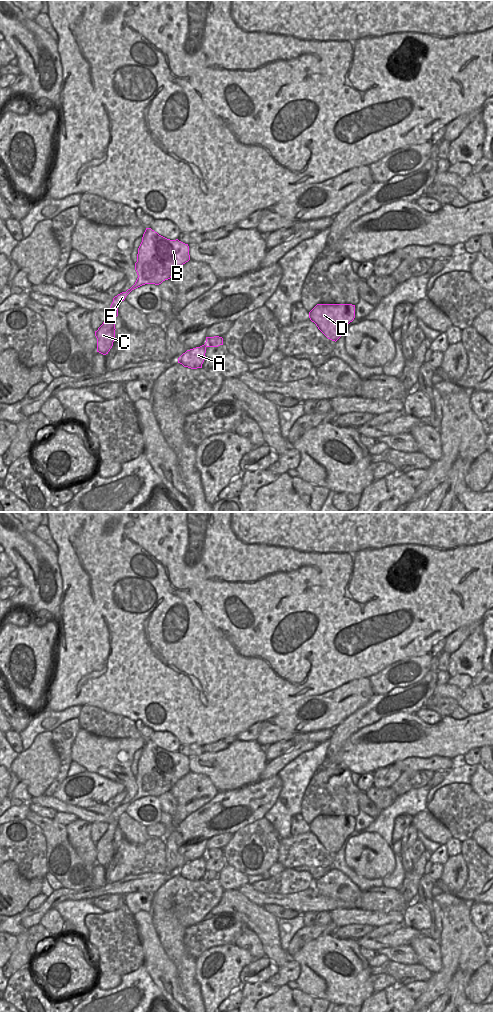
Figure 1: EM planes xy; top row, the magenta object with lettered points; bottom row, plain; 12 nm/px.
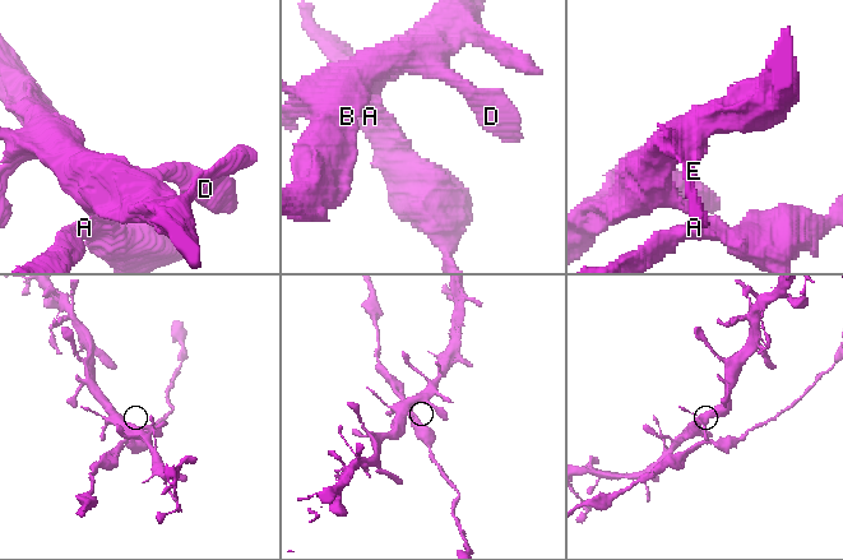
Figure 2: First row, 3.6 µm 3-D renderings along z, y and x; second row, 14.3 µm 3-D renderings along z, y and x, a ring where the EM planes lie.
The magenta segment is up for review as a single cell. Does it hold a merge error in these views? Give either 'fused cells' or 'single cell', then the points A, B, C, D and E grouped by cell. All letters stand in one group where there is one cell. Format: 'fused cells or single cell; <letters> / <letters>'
fused cells; A / B C D E

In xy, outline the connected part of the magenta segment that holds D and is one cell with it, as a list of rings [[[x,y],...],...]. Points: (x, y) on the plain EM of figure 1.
[[[317,816],[309,824],[309,830],[328,851],[336,854],[354,832],[355,817]]]

